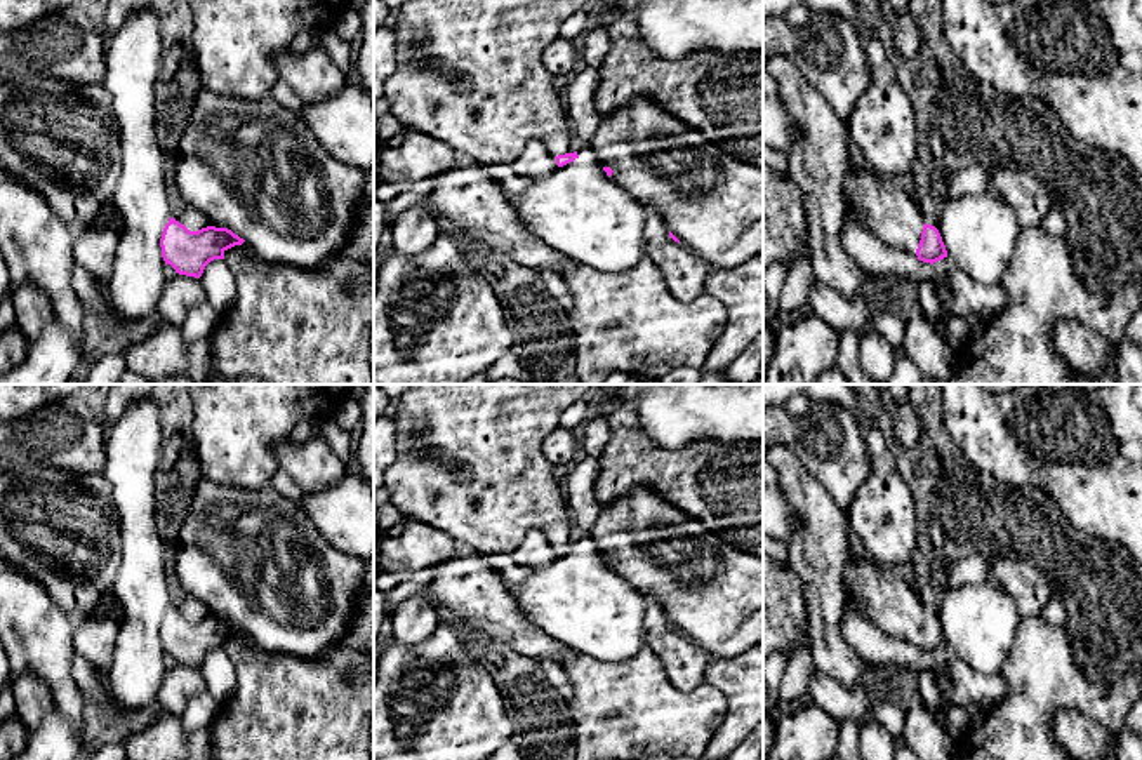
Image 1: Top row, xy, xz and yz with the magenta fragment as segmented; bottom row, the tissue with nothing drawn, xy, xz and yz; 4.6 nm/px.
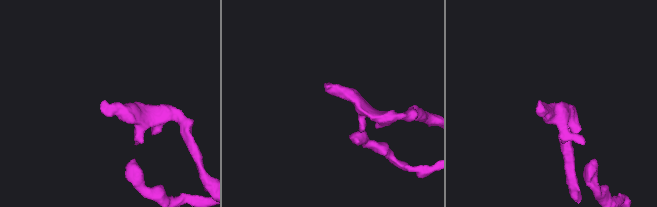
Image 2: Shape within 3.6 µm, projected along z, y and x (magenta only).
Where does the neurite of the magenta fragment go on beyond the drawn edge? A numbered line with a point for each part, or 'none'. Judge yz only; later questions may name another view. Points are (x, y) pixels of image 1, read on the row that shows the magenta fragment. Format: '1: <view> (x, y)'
1: yz (883, 206)

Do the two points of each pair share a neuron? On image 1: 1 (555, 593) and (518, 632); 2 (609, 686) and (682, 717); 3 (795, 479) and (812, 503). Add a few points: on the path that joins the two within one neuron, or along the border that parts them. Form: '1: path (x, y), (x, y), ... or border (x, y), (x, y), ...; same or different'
1: border (510, 585), (522, 614), (564, 644); different
2: path (626, 703), (640, 717), (664, 717); same
3: path (798, 484), (807, 498); same

